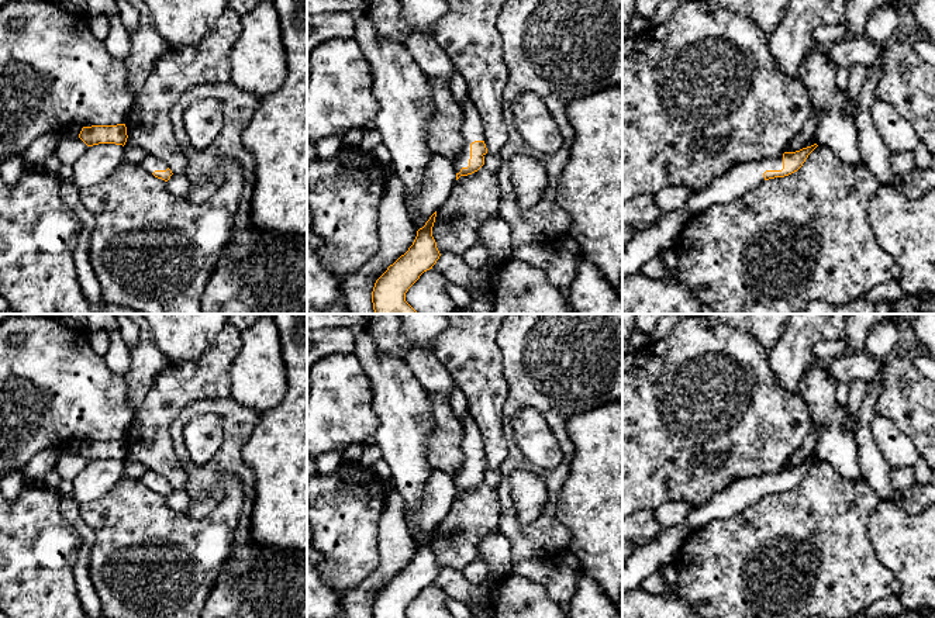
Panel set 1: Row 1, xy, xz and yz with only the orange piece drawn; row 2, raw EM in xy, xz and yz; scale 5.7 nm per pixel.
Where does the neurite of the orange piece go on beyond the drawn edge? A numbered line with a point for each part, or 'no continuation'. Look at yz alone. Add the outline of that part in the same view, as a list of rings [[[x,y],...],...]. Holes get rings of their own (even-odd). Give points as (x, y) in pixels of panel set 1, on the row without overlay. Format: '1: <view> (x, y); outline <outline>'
1: yz (644, 560); outline [[[783,472],[738,480],[705,504],[694,507],[683,525],[662,529],[622,563],[622,593],[641,587],[645,577],[672,565],[687,535],[715,519],[728,519],[765,497],[766,486],[782,486]]]

